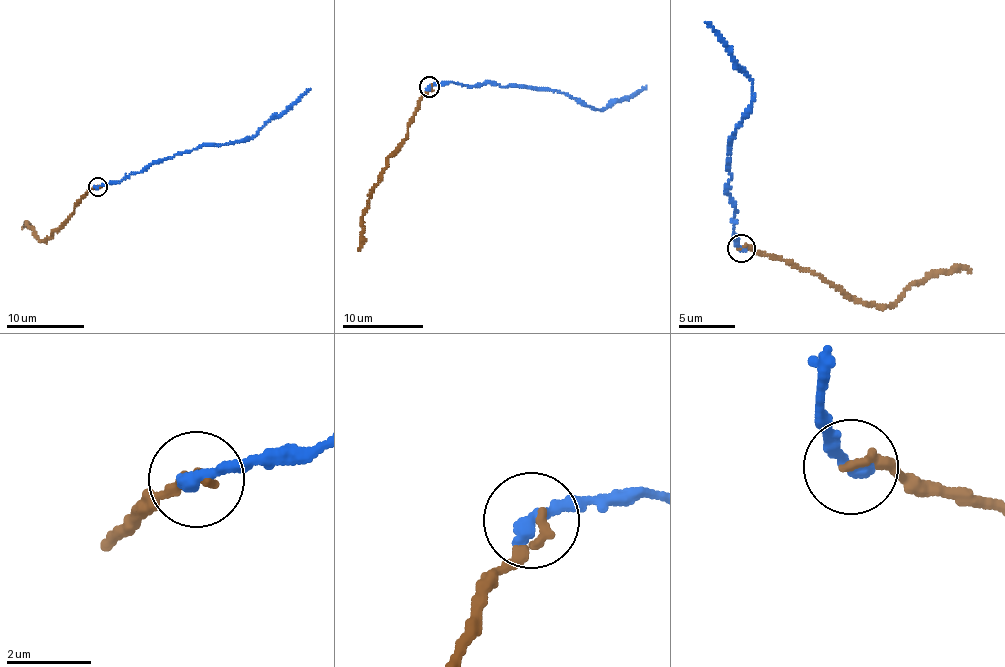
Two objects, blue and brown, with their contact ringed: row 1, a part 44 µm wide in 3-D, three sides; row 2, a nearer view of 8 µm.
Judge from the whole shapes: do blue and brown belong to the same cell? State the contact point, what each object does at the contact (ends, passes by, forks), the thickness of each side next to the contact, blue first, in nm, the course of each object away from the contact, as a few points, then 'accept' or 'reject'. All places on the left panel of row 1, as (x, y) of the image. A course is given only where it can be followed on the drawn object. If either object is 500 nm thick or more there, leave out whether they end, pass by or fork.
at (97, 187); blue ends there; brown ends there; 400 nm thick on the blue side, 220 nm on the other; blue runs (98, 186), (121, 181), (131, 174), (146, 170), (152, 163), (203, 145), (220, 146), (250, 139), (310, 88); brown runs (98, 186), (89, 189), (65, 223), (42, 241), (27, 224), (22, 229); accept

